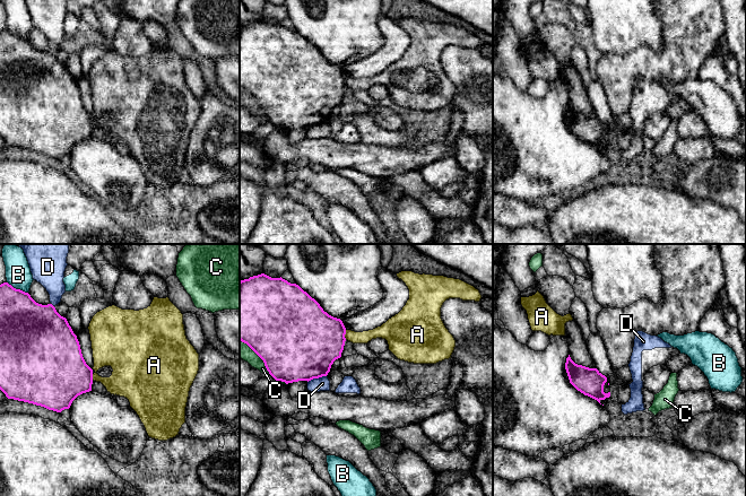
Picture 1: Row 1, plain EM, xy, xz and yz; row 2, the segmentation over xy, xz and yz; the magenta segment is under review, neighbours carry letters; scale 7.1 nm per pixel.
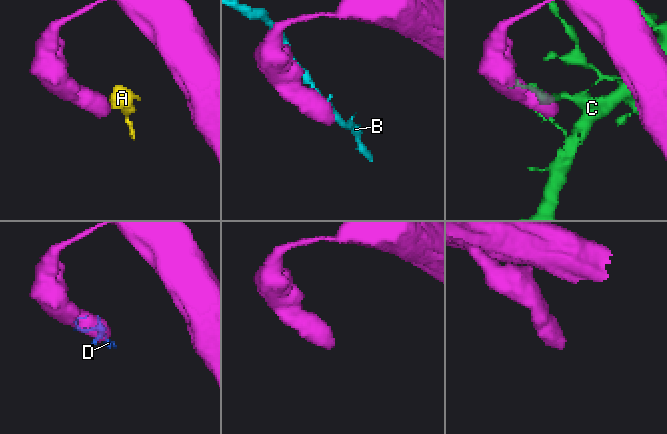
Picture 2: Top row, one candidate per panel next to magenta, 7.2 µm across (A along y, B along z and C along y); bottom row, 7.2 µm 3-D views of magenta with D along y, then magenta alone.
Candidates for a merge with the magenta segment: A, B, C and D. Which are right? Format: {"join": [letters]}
{"join": []}

